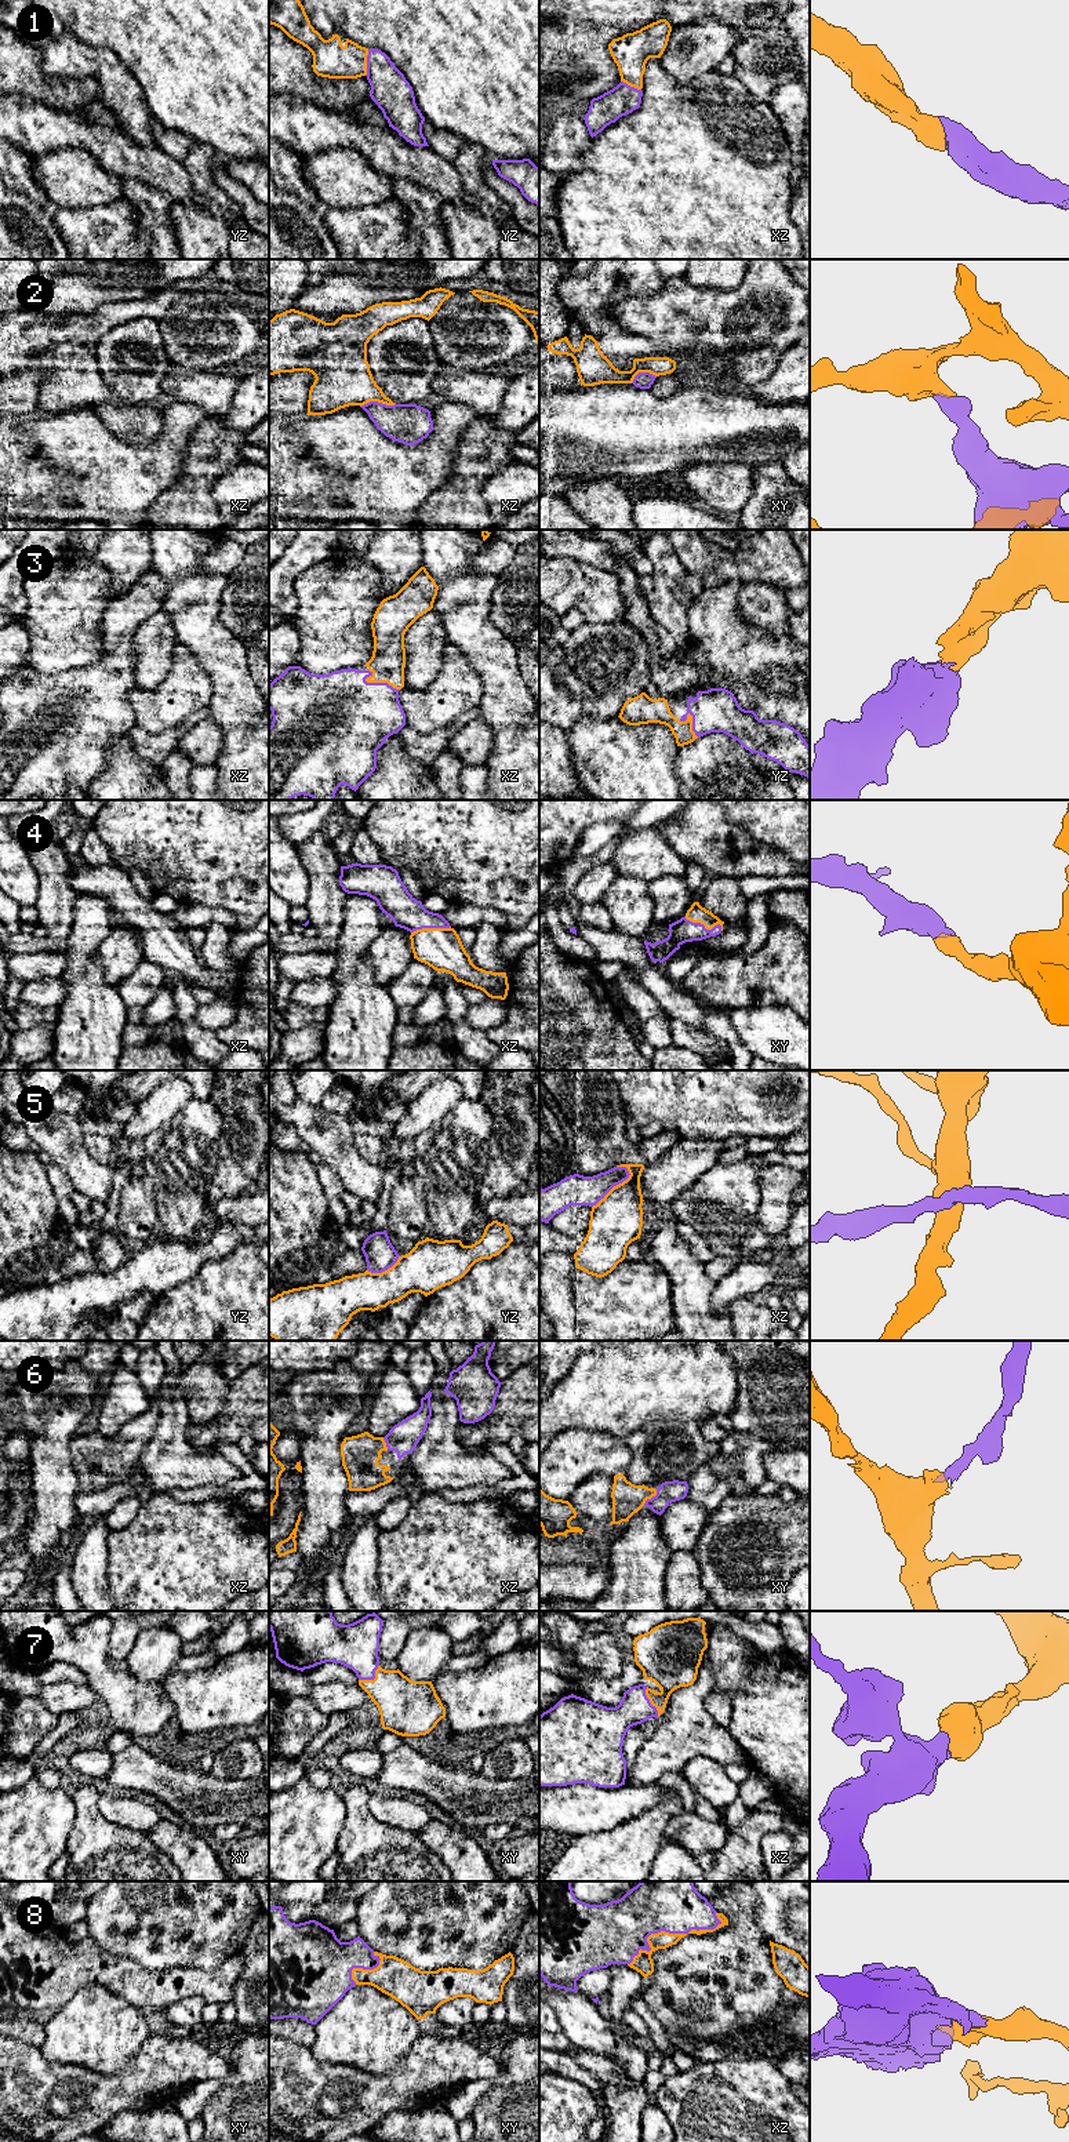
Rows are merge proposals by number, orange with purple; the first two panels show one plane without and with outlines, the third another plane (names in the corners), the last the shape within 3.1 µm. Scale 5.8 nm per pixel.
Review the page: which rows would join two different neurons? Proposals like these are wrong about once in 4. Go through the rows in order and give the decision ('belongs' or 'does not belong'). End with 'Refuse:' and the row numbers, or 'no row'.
1: belongs
2: does not belong
3: belongs
4: belongs
5: does not belong
6: belongs
7: belongs
8: belongs
Refuse: 2, 5

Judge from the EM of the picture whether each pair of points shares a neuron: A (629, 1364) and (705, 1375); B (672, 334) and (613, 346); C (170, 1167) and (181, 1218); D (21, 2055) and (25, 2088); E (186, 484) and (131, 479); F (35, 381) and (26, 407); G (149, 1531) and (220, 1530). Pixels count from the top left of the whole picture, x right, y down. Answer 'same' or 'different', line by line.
A: same
B: different
C: same
D: same
E: different
F: same
G: same

